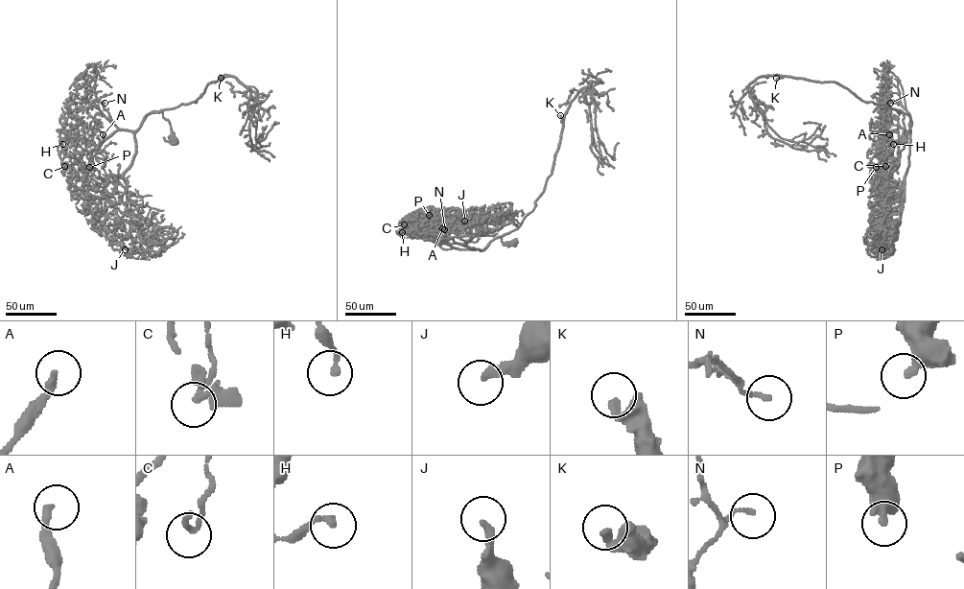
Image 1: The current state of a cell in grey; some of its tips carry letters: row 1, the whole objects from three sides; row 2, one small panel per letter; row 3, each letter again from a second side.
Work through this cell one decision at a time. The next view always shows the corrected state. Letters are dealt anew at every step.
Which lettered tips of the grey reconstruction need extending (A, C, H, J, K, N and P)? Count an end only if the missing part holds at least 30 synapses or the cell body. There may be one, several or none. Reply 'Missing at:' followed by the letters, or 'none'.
Missing at: none

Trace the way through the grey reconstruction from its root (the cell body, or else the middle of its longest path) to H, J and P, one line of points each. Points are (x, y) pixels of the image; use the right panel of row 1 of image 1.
H: (904, 141), (904, 116), (899, 109), (908, 116), (911, 127), (900, 152), (897, 143), (886, 138), (893, 144)
J: (904, 141), (899, 109), (911, 122), (908, 165), (899, 220), (881, 244), (886, 250), (881, 249)
P: (904, 141), (904, 116), (899, 109), (911, 122), (900, 162), (876, 167)

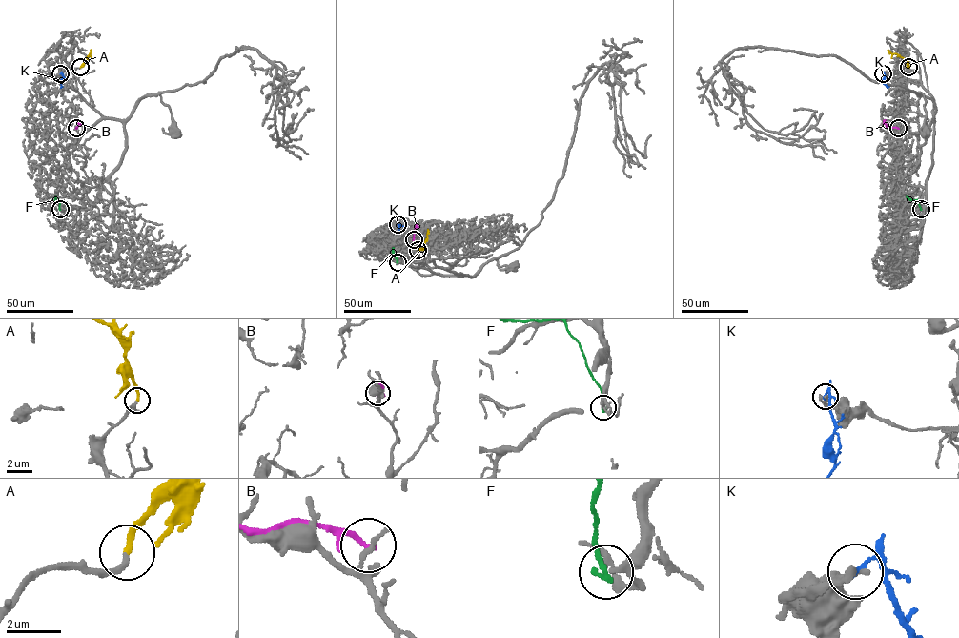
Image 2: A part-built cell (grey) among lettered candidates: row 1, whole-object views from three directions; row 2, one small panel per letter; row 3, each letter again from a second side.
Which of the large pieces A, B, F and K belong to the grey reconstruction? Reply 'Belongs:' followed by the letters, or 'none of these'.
Belongs: A

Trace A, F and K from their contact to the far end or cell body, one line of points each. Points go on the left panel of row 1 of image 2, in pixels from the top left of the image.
A: (80, 67), (90, 50)
F: (60, 209), (55, 195)
K: (60, 73), (62, 86)

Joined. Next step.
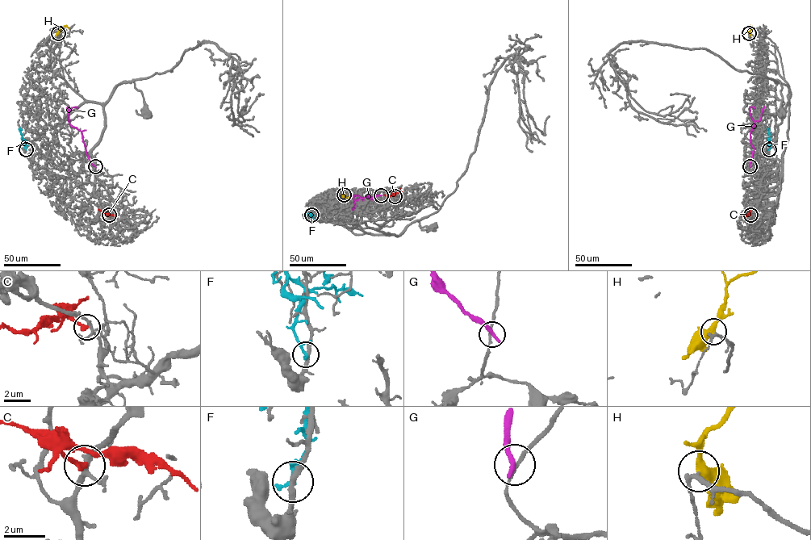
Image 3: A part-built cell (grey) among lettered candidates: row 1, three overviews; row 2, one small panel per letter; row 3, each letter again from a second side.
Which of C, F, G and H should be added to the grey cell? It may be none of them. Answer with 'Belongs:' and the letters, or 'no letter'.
Belongs: H

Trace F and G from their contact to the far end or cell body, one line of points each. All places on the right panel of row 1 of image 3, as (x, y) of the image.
F: (769, 149), (767, 129)
G: (750, 166), (754, 149), (750, 134), (754, 121), (749, 108), (754, 108)

